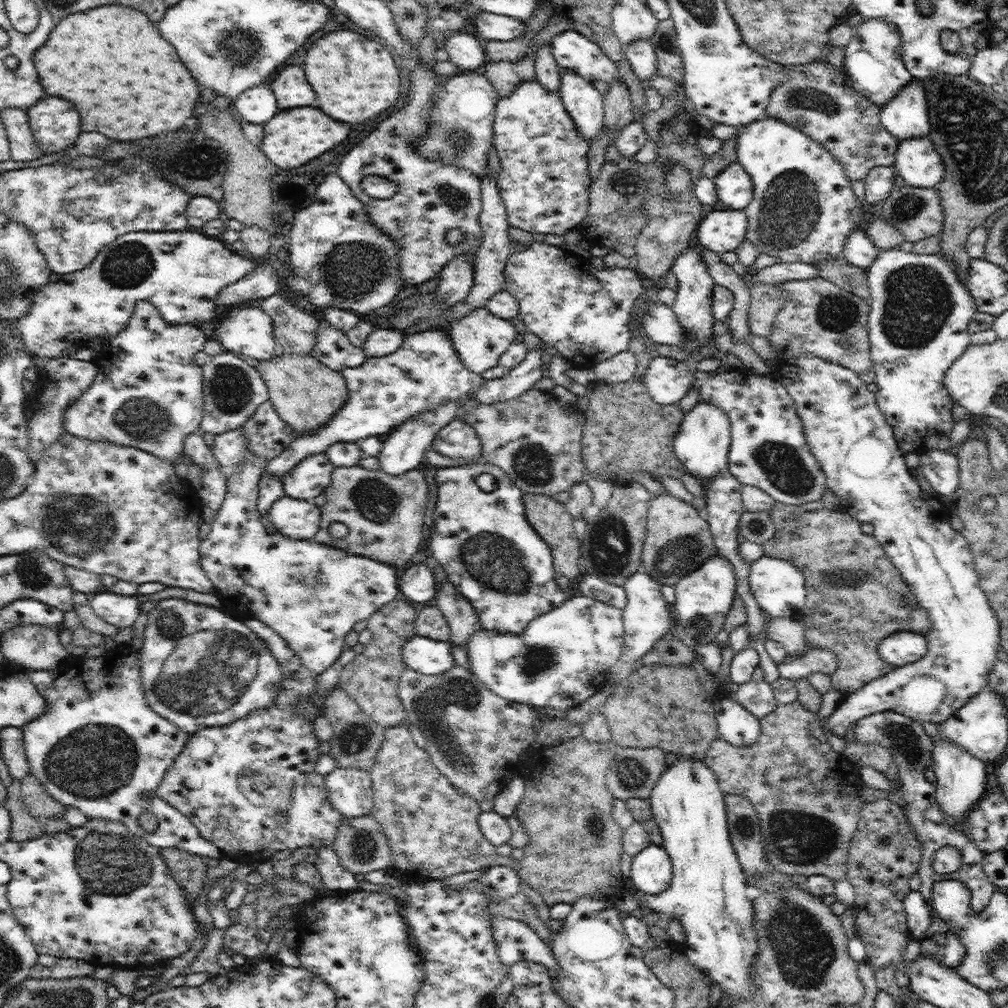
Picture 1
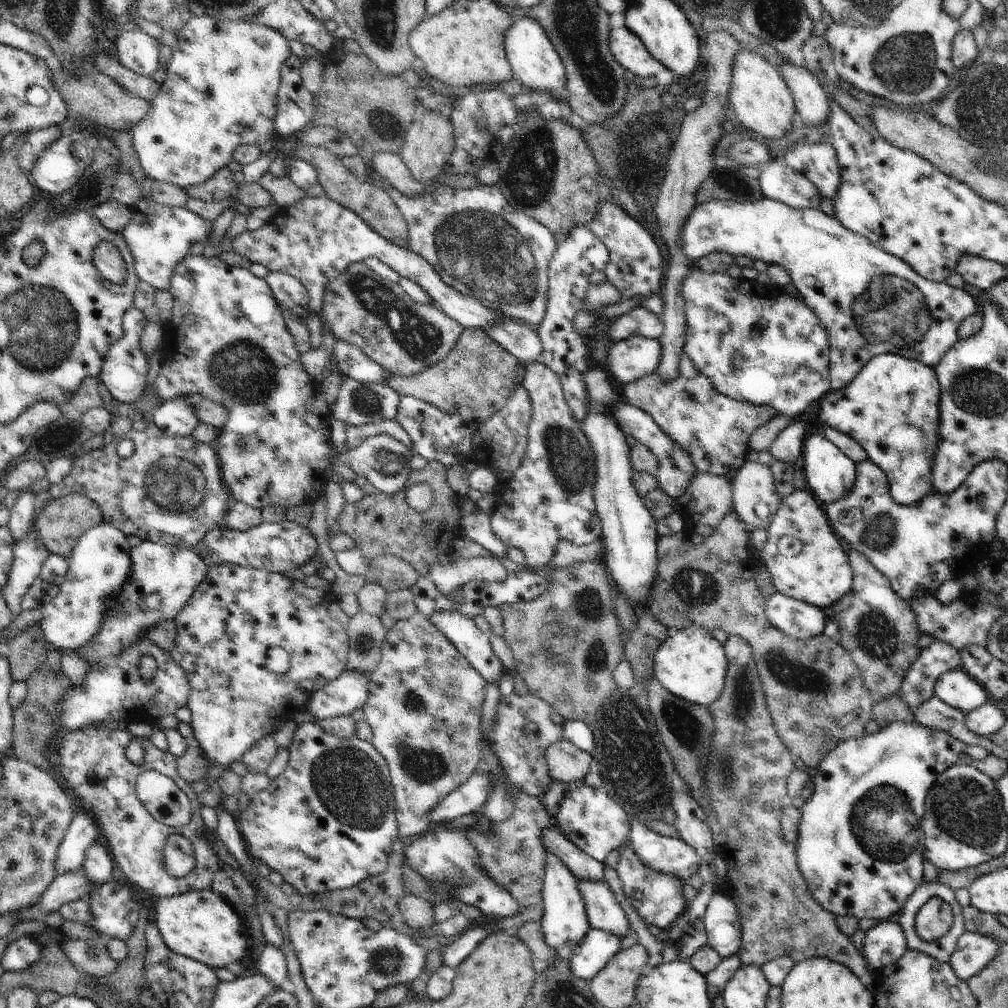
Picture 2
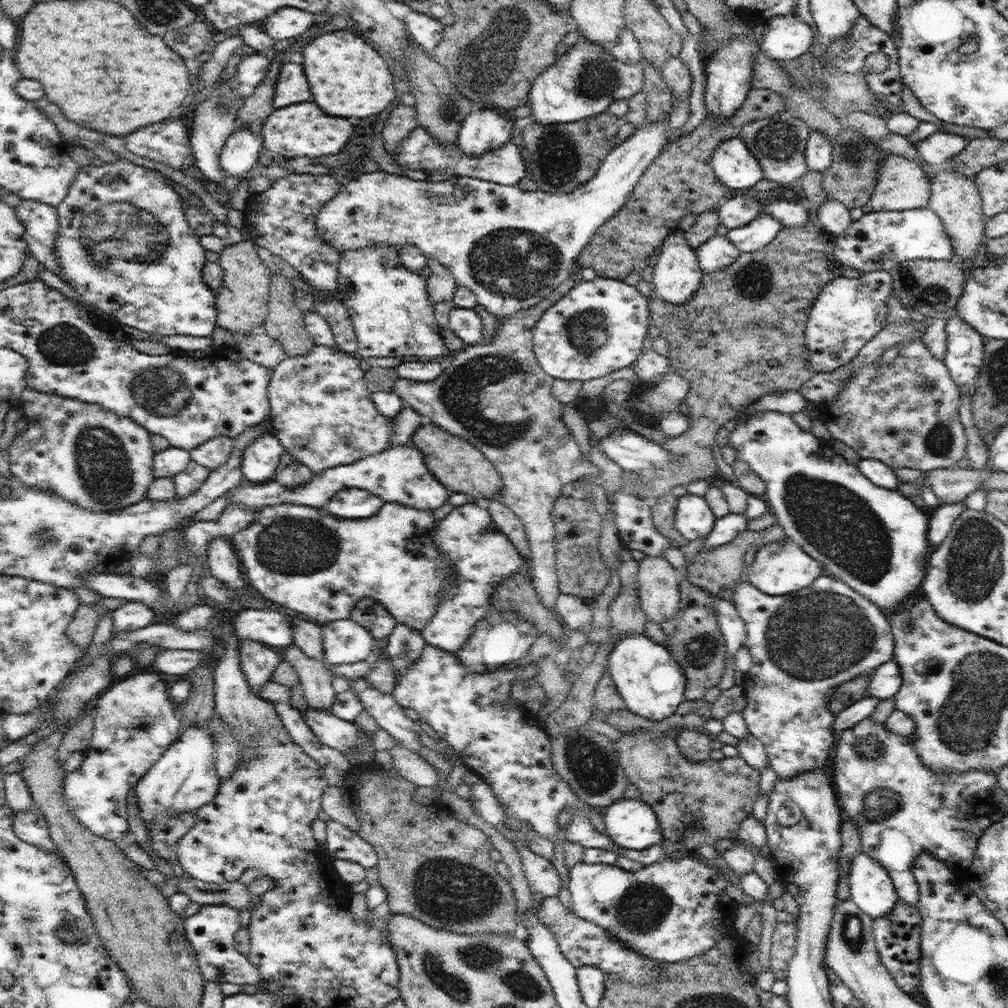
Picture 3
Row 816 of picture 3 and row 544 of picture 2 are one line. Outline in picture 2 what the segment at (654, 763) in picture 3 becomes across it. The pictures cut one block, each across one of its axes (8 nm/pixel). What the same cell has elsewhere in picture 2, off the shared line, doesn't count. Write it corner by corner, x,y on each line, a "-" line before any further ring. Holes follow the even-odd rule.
731,510
709,537
695,538
684,531
659,536
657,577
647,604
654,617
669,630
691,626
702,627
710,632
722,629
729,635
743,638
752,647
752,656
778,736
794,757
800,758
813,771
840,743
860,738
864,734
866,724
873,718
873,704
876,700
866,688
852,655
839,642
824,633
800,640
771,625
765,613
767,599
762,596
754,580
761,560
756,558
750,546
750,533
748,525

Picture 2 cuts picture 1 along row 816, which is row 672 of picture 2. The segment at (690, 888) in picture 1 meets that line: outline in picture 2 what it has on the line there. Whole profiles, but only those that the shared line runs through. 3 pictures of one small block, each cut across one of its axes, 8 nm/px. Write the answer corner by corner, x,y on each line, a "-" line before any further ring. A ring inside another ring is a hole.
691,626
672,632
653,656
652,674
674,696
710,706
722,694
728,659
723,644
705,628

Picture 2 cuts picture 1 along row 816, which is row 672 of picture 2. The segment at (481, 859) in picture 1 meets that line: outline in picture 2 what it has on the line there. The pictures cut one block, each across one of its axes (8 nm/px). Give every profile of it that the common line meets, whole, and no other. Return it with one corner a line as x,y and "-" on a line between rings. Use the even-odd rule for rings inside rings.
418,610
389,629
381,646
380,662
369,676
368,698
362,709
373,730
371,743
387,760
391,774
398,827
394,847
407,838
422,835
432,824
430,813
481,765
481,716
486,685
468,659

